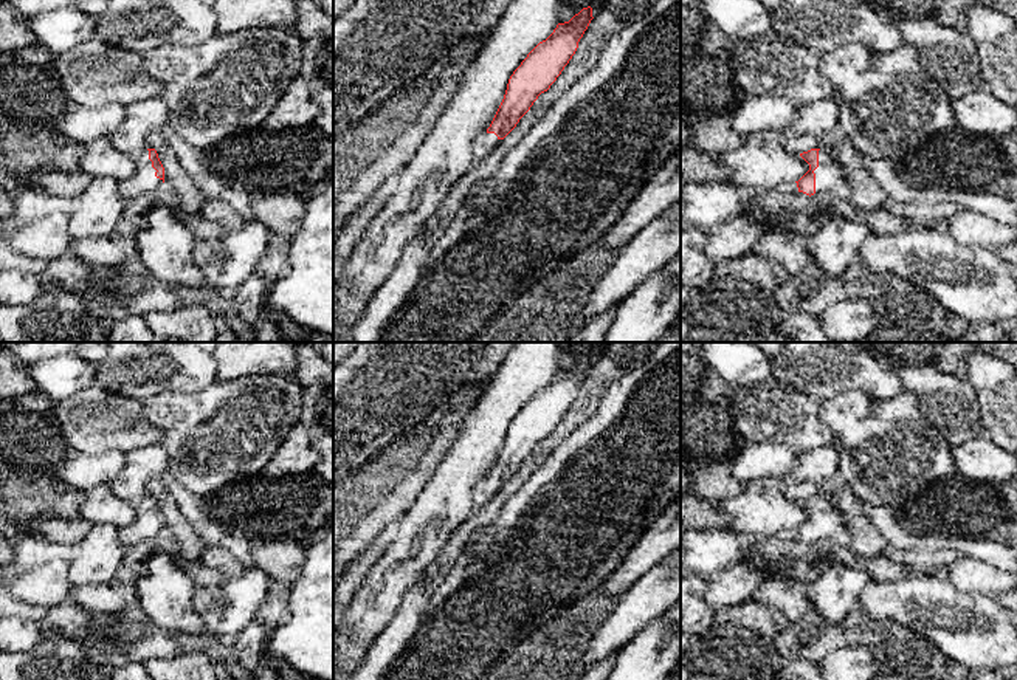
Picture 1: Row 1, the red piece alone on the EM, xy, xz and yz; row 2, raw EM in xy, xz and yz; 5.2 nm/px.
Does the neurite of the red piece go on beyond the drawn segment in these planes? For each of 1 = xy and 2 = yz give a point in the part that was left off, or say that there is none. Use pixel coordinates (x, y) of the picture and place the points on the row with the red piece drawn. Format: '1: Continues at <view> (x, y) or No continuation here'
1: Continues at xy (144, 180)
2: Continues at yz (828, 178)

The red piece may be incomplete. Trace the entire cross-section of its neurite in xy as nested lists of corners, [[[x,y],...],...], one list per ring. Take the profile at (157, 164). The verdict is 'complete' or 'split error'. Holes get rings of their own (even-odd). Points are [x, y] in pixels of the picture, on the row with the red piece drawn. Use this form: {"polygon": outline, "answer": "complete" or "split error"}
{"polygon": [[[144,149],[136,161],[136,173],[119,181],[119,192],[124,198],[138,197],[147,192],[158,192],[164,186],[164,167],[155,149]]], "answer": "split error"}

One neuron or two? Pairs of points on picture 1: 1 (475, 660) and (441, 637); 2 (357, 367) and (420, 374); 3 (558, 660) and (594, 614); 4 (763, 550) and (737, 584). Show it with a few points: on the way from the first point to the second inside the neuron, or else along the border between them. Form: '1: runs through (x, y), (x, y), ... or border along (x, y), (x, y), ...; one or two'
1: runs through (467, 652), (461, 646), (448, 645); one
2: runs through (372, 374), (405, 374); one
3: runs through (558, 649), (583, 625); one
4: border along (744, 564), (765, 572); two

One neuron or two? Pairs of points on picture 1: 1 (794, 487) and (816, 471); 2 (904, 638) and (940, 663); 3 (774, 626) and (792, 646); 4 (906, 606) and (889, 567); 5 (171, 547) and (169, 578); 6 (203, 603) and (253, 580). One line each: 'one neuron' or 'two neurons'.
1: one neuron
2: one neuron
3: two neurons
4: two neurons
5: two neurons
6: one neuron

